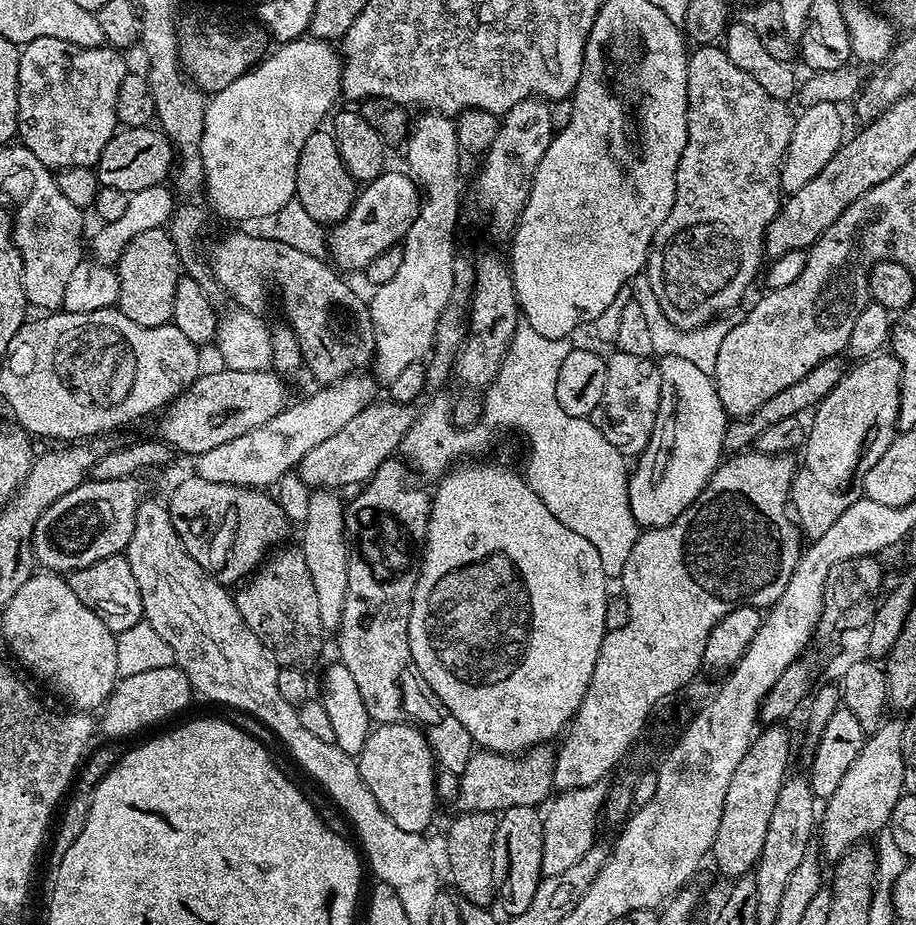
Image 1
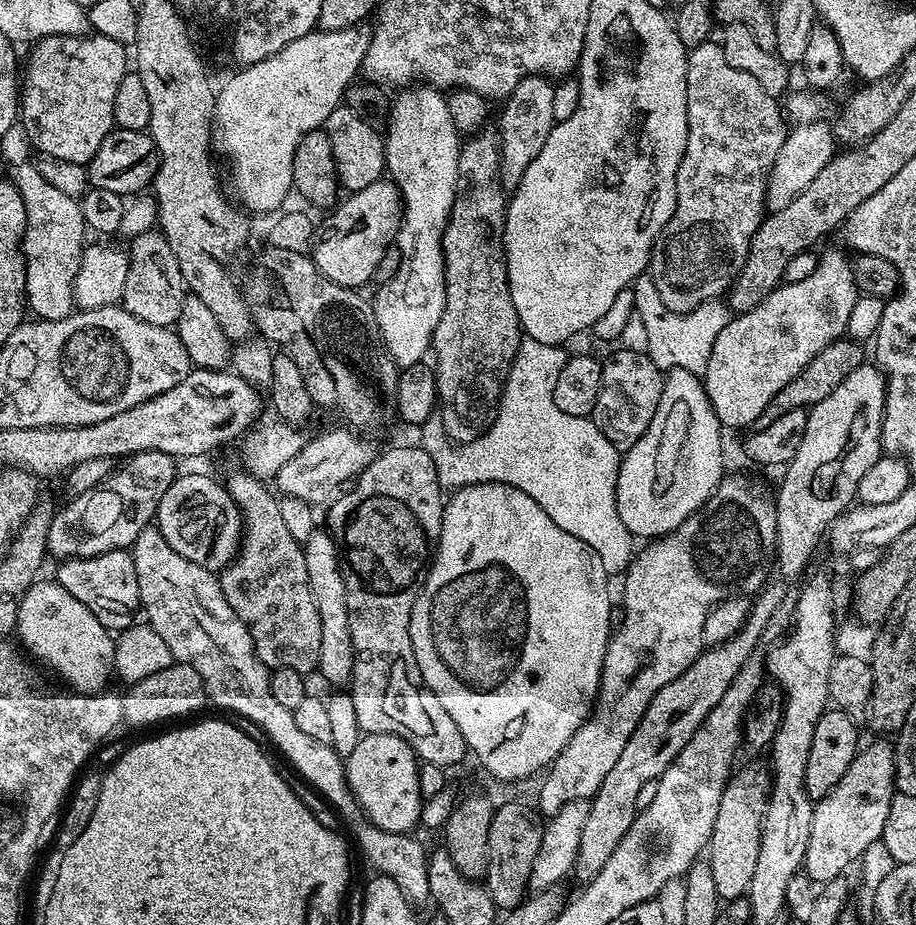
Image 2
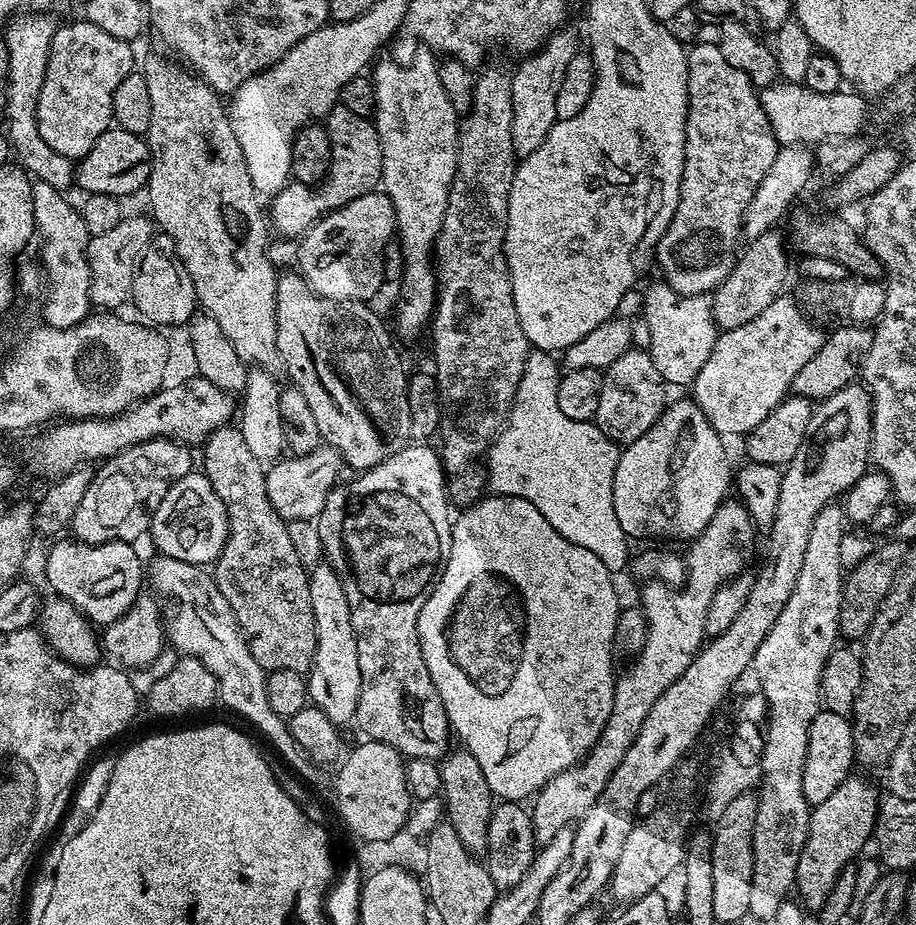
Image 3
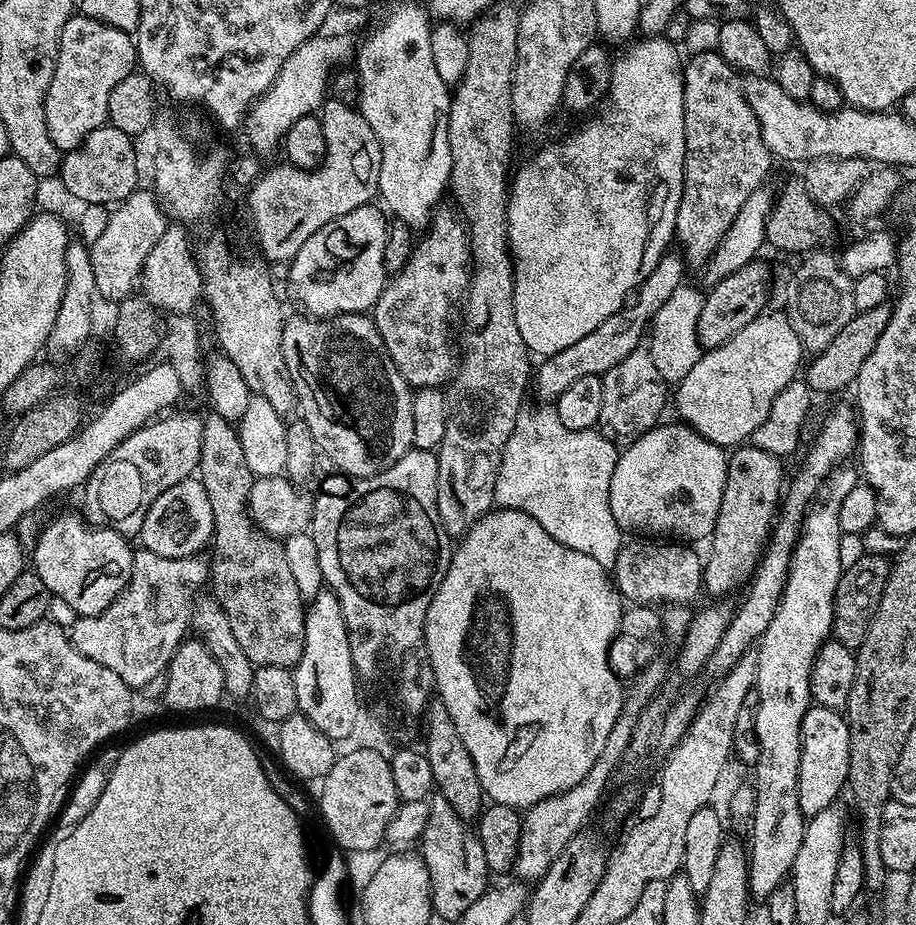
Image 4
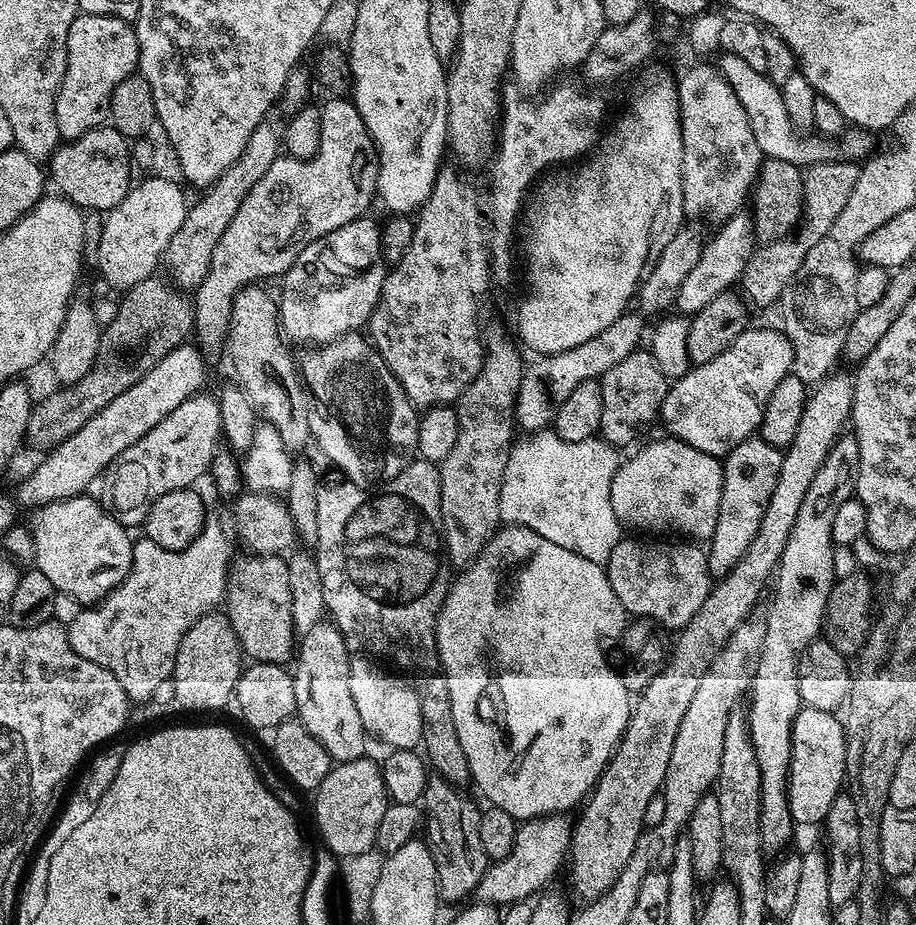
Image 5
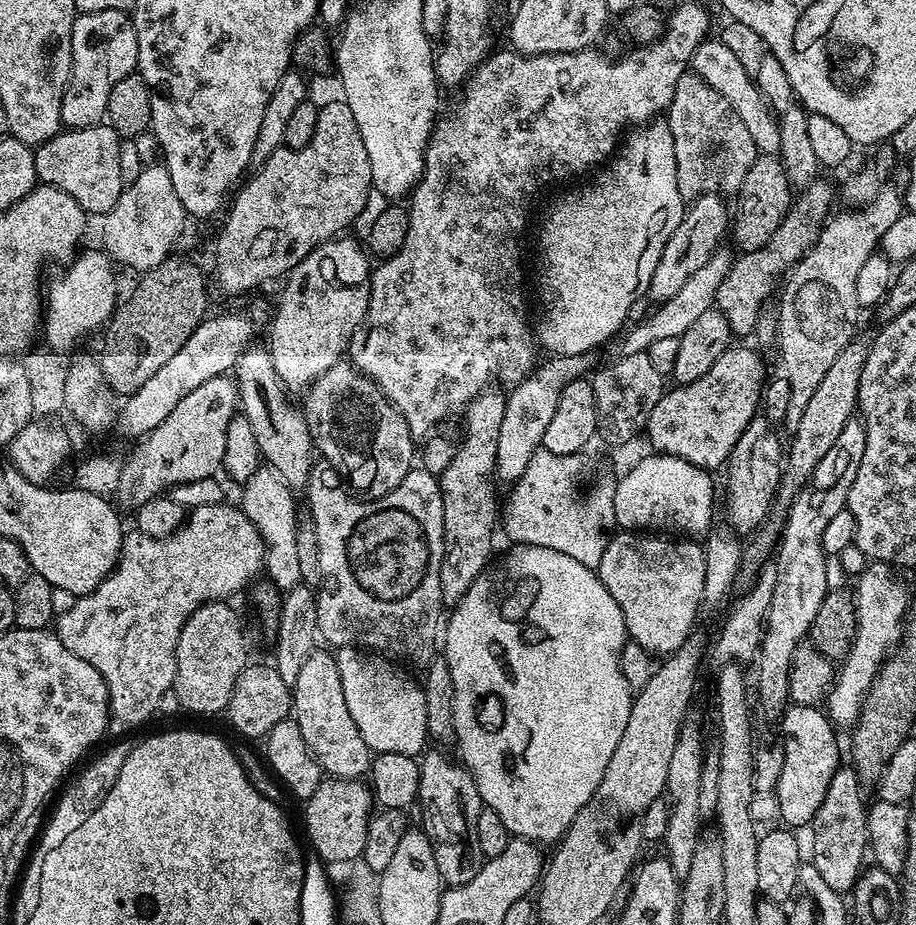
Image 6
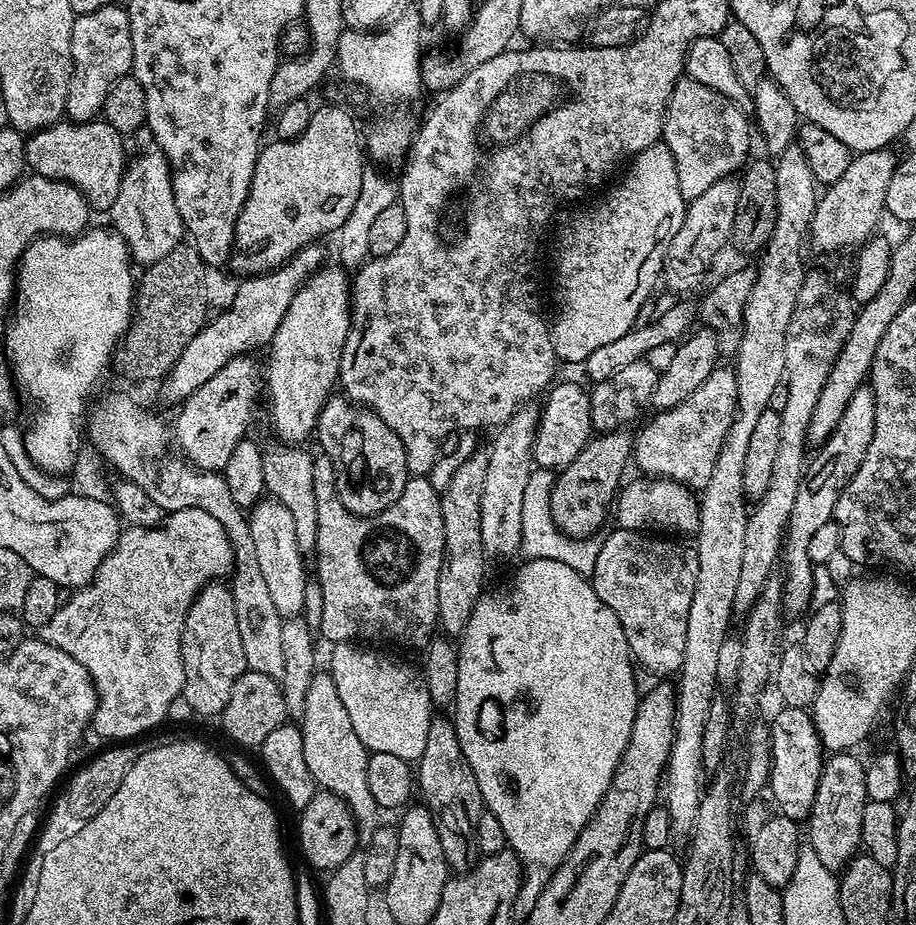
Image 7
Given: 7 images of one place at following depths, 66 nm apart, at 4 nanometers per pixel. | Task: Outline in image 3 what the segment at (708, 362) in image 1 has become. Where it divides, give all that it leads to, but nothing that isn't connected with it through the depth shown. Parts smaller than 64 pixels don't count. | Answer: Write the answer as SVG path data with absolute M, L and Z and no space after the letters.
M657 280L649 286L644 296L642 317L650 331L650 344L646 350L652 357L658 374L661 374L665 383L669 385L691 385L698 370L707 358L710 358L710 351L713 350L714 342L719 336L713 322L711 293L684 296L663 281Z

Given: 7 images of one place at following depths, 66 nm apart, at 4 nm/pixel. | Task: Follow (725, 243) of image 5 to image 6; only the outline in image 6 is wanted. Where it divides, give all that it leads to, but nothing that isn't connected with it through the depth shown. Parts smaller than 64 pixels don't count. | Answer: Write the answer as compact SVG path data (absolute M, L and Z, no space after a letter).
M716 251L710 258L710 262L706 262L706 266L702 266L678 289L678 294L674 294L674 298L657 303L653 307L656 309L645 320L638 321L636 325L633 323L623 333L625 336L624 341L620 344L620 350L618 350L619 355L629 356L630 354L647 352L652 343L659 342L662 338L679 340L683 332L690 330L690 326L694 326L694 322L698 322L698 318L702 318L702 314L706 314L706 310L710 310L715 305L718 286L722 286L722 280L726 278L726 274L732 266L733 253L724 251Z

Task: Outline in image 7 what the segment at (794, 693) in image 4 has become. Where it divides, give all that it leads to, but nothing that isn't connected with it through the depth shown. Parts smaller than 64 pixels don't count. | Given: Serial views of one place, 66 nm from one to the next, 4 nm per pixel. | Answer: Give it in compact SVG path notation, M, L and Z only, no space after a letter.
M863 386L854 390L854 398L850 398L842 419L830 434L825 444L819 445L816 457L811 457L810 467L798 490L798 498L794 498L794 510L788 519L788 530L782 554L782 579L784 581L785 613L809 611L812 604L812 587L817 573L810 556L810 538L818 531L818 526L833 519L838 506L838 498L842 490L858 474L862 466L862 458L866 458L866 450L870 450L870 438L874 438L874 422L876 421L876 399L871 387Z

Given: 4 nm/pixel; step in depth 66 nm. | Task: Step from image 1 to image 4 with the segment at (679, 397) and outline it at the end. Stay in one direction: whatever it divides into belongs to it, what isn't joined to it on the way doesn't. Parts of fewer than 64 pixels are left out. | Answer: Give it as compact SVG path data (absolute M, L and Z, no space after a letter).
M683 422L675 423L661 423L646 434L642 434L642 438L635 440L635 442L628 445L627 448L617 455L616 465L614 466L614 478L610 478L610 514L614 514L614 522L618 522L618 526L625 533L632 532L628 534L635 534L640 538L667 538L672 542L696 542L692 540L704 542L711 537L718 518L718 510L722 506L722 490L726 486L729 453L721 445L702 438L702 434L695 432L688 424Z

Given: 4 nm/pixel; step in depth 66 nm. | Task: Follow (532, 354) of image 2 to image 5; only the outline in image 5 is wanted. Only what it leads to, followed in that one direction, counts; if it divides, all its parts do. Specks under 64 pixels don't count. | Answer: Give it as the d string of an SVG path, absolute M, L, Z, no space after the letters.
M541 430L520 439L513 443L508 453L506 470L500 483L498 510L501 521L505 525L520 524L566 550L574 550L574 554L582 558L590 558L590 562L607 565L614 546L618 546L622 539L622 526L610 502L610 486L622 463L621 457L616 457L619 456L617 449L603 438L566 442L555 430Z

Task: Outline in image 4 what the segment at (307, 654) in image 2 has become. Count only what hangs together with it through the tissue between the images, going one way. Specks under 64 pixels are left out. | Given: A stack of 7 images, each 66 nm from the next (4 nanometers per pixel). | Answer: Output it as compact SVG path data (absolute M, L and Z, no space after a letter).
M212 414L209 417L204 420L202 450L196 472L206 490L212 512L214 558L210 560L210 580L215 590L213 593L223 606L238 646L242 647L242 652L253 667L278 666L291 670L301 660L305 650L306 602L291 573L283 543L266 535L247 515L247 498L254 477L242 451L239 431L231 421L221 416Z

